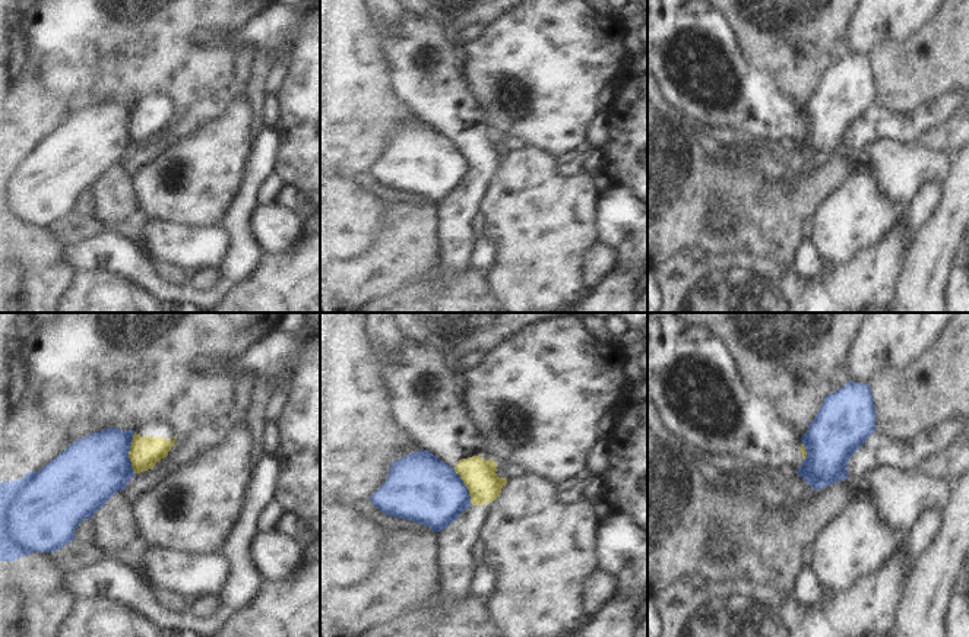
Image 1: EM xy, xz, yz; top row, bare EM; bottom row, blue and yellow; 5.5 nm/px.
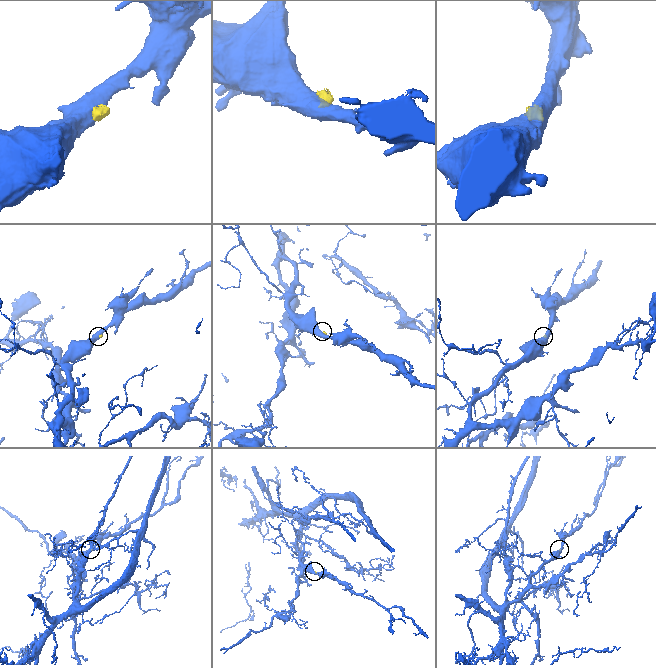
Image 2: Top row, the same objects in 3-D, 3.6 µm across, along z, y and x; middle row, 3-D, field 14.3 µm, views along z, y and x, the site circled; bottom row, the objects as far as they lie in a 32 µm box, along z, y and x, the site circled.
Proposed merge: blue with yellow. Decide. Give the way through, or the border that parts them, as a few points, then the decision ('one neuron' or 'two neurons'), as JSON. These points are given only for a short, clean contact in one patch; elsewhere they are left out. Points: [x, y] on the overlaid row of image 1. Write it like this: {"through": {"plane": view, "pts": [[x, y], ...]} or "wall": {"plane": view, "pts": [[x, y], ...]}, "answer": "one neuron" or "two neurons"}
{"wall": {"plane": "xy", "pts": [[135, 431], [129, 452], [129, 460], [135, 474]]}, "answer": "two neurons"}

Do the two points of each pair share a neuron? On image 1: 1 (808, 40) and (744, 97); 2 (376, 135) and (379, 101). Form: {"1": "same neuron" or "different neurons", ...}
{"1": "different neurons", "2": "different neurons"}

